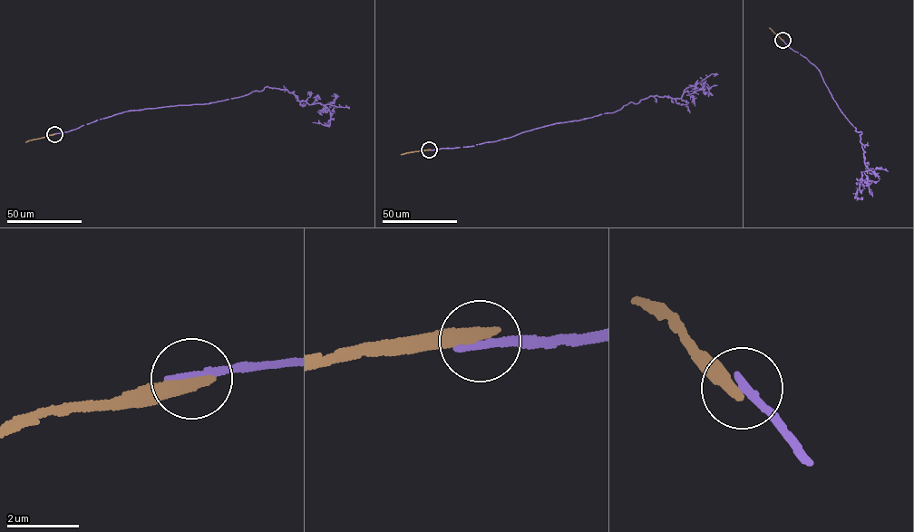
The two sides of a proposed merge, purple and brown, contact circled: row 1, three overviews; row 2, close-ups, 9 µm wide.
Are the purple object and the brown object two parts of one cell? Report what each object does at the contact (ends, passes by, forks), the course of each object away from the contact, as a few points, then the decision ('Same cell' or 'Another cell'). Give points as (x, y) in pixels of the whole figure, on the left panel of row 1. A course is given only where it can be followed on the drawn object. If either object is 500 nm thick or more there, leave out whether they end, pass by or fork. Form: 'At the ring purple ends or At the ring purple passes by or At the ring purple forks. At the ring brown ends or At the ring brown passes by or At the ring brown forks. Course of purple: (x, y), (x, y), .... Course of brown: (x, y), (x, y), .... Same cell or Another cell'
At the ring purple ends. At the ring brown ends. Course of purple: (54, 134), (125, 111), (209, 103), (267, 86), (329, 110), (329, 125), (312, 122). Course of brown: (54, 134), (25, 142). Another cell

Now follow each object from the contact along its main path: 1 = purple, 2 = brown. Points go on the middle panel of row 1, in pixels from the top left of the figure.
1: (430, 149), (499, 140), (616, 111), (650, 96), (679, 98), (686, 88), (703, 83), (688, 93)
2: (430, 149), (401, 154)

